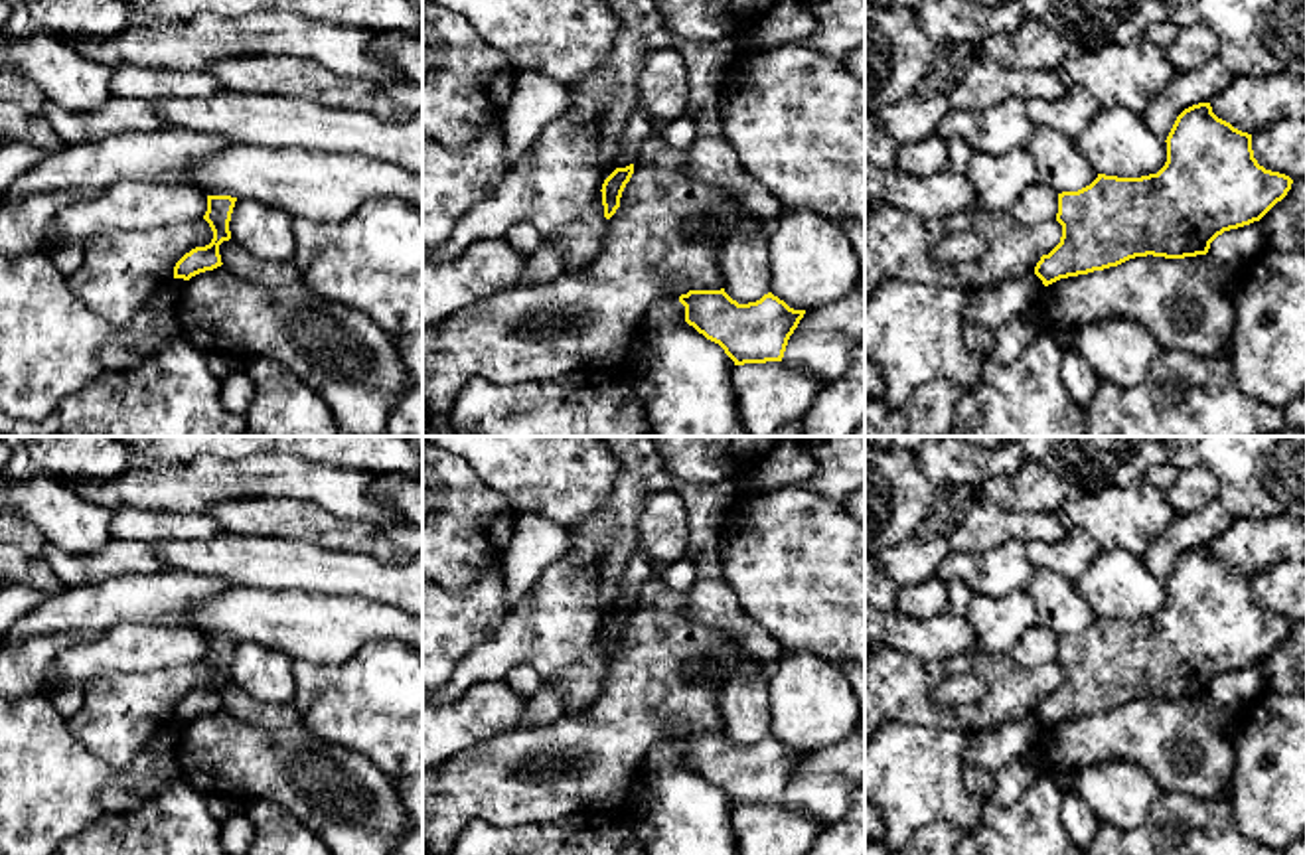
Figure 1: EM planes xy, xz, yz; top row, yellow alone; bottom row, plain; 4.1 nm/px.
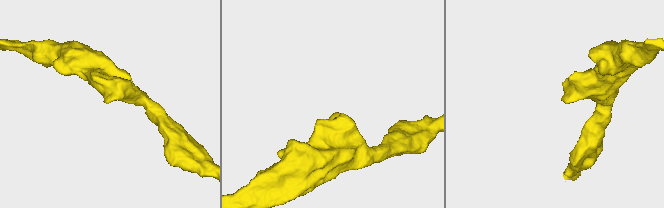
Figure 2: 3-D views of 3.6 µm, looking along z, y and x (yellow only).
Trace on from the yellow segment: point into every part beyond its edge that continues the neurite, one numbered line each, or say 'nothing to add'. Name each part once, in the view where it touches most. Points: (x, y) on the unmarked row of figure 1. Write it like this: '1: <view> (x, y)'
nothing to add

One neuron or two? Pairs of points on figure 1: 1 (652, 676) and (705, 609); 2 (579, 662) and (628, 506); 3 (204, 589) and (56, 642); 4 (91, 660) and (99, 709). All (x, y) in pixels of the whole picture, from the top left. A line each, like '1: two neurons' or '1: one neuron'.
1: two neurons
2: one neuron
3: two neurons
4: two neurons

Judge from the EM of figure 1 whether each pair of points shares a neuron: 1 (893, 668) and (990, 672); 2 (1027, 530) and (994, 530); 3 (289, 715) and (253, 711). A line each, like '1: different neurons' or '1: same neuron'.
1: same neuron
2: same neuron
3: same neuron

